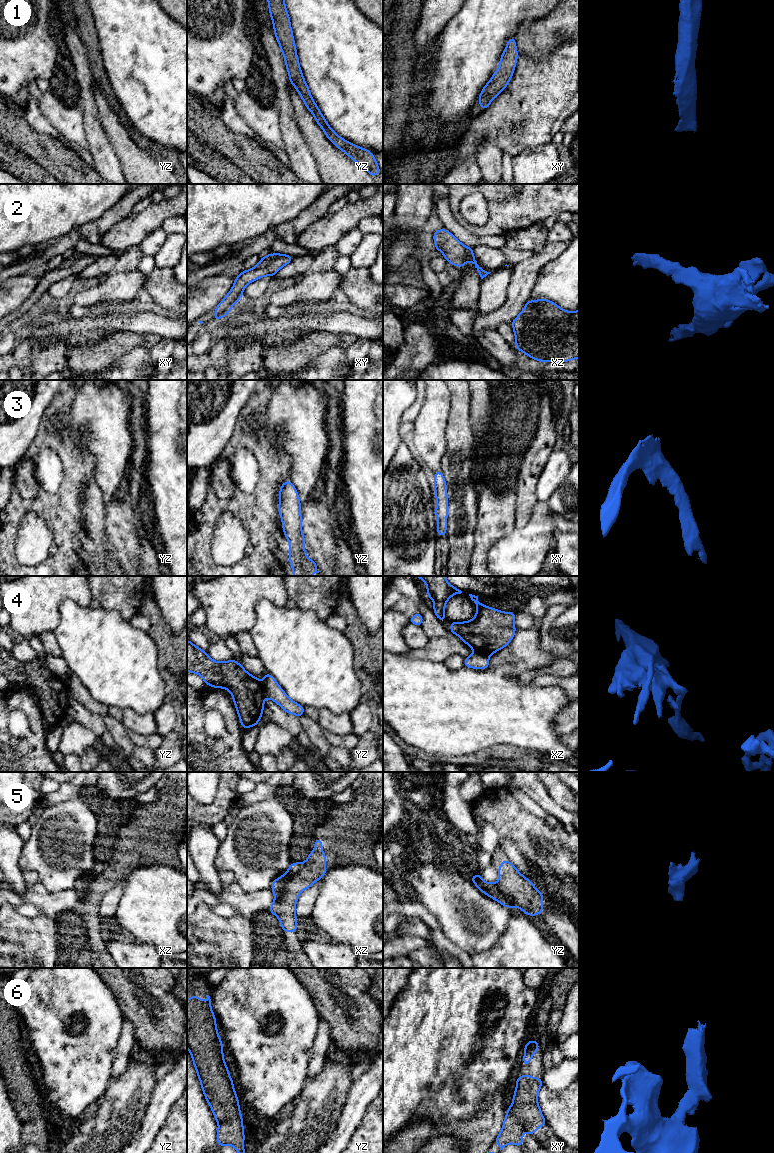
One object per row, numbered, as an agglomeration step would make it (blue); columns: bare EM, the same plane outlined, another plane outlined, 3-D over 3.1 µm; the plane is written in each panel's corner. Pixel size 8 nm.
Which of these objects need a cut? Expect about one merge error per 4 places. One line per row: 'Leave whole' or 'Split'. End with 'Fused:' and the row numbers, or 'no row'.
1: Leave whole
2: Leave whole
3: Leave whole
4: Split
5: Leave whole
6: Split
Fused: 4, 6

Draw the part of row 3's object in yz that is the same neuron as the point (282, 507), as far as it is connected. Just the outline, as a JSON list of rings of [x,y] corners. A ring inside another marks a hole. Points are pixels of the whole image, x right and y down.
[[[287,480],[284,482],[280,489],[280,501],[278,504],[278,511],[280,513],[280,518],[282,520],[283,532],[285,534],[285,538],[290,543],[290,551],[289,551],[289,562],[291,568],[293,569],[293,576],[312,576],[314,573],[319,573],[321,571],[315,571],[318,565],[313,561],[313,559],[308,559],[306,555],[306,550],[304,549],[304,545],[306,544],[303,531],[301,529],[302,525],[302,517],[301,517],[301,507],[300,507],[300,499],[291,480]]]

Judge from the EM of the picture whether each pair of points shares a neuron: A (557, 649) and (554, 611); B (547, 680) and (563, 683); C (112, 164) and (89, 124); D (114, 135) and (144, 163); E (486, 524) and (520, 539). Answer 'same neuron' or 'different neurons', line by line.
A: same neuron
B: same neuron
C: same neuron
D: same neuron
E: different neurons

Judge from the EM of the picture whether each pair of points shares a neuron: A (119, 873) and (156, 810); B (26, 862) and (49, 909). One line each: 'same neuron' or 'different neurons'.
A: same neuron
B: different neurons

